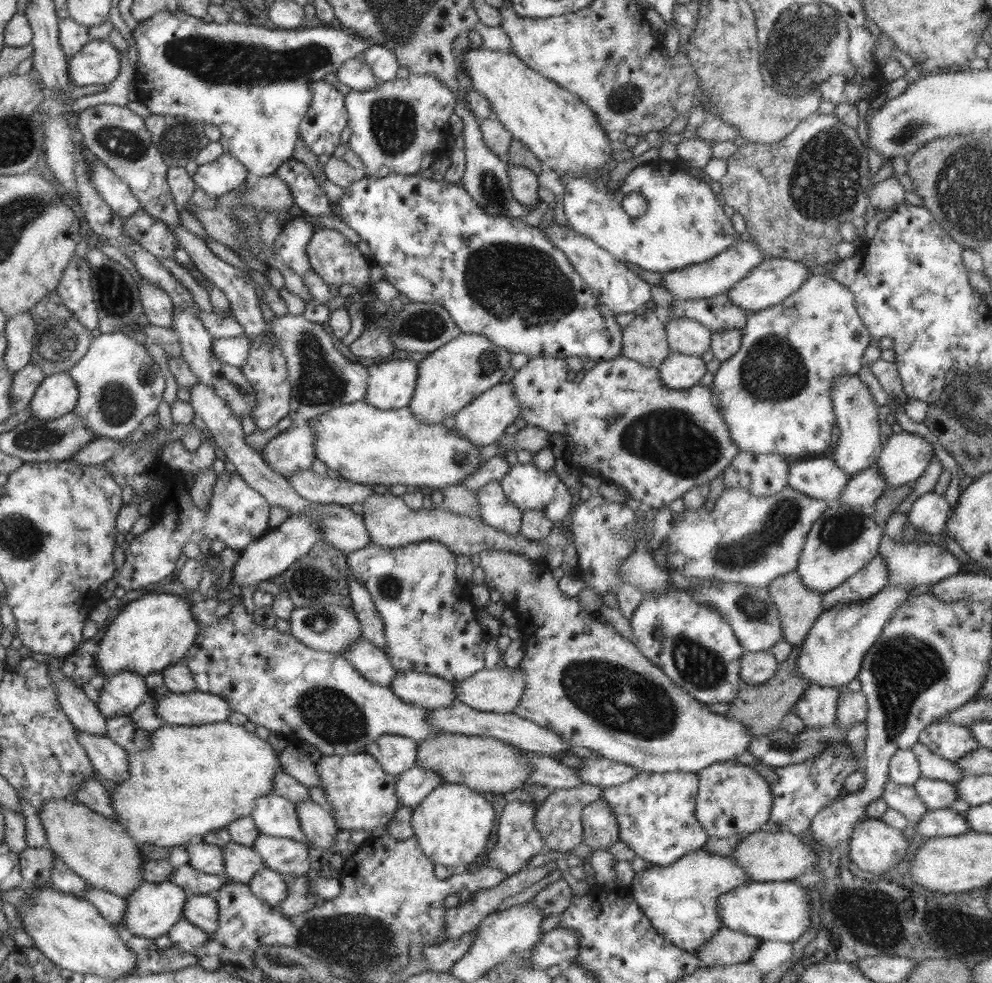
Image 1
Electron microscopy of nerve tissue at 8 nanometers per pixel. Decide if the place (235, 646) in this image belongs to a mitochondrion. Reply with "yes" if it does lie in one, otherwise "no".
no

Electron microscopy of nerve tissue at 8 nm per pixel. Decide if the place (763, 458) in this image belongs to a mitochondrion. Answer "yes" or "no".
no

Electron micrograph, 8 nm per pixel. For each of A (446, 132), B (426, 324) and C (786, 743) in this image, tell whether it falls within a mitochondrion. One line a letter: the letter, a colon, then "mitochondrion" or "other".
A: other
B: mitochondrion
C: mitochondrion

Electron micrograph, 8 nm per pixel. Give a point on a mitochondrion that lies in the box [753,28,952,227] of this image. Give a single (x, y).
(912, 129)

